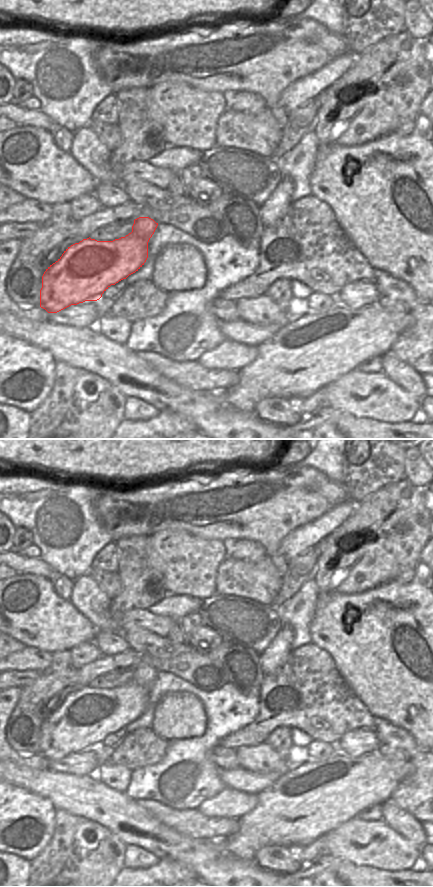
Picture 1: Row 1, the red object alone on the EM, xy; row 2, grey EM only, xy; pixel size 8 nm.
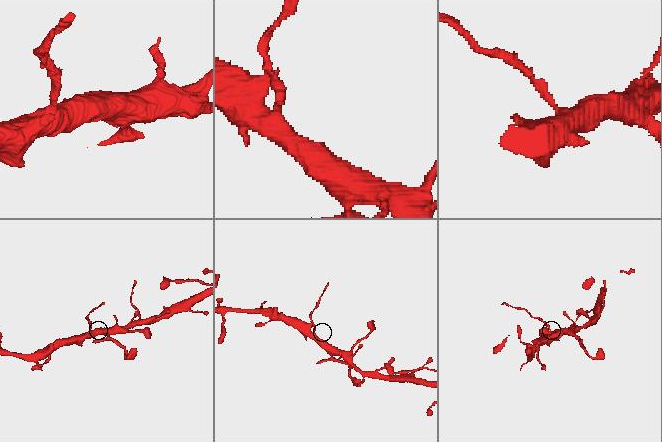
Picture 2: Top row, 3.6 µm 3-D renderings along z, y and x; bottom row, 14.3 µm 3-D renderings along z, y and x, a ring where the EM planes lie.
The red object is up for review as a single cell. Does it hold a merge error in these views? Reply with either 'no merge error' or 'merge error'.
merge error

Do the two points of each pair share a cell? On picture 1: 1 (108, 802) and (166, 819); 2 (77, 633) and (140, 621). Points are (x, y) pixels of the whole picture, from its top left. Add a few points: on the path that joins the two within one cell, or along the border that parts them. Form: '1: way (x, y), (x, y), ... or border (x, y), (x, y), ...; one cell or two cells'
1: border (135, 801), (170, 827); two cells
2: border (80, 612), (98, 630); two cells

